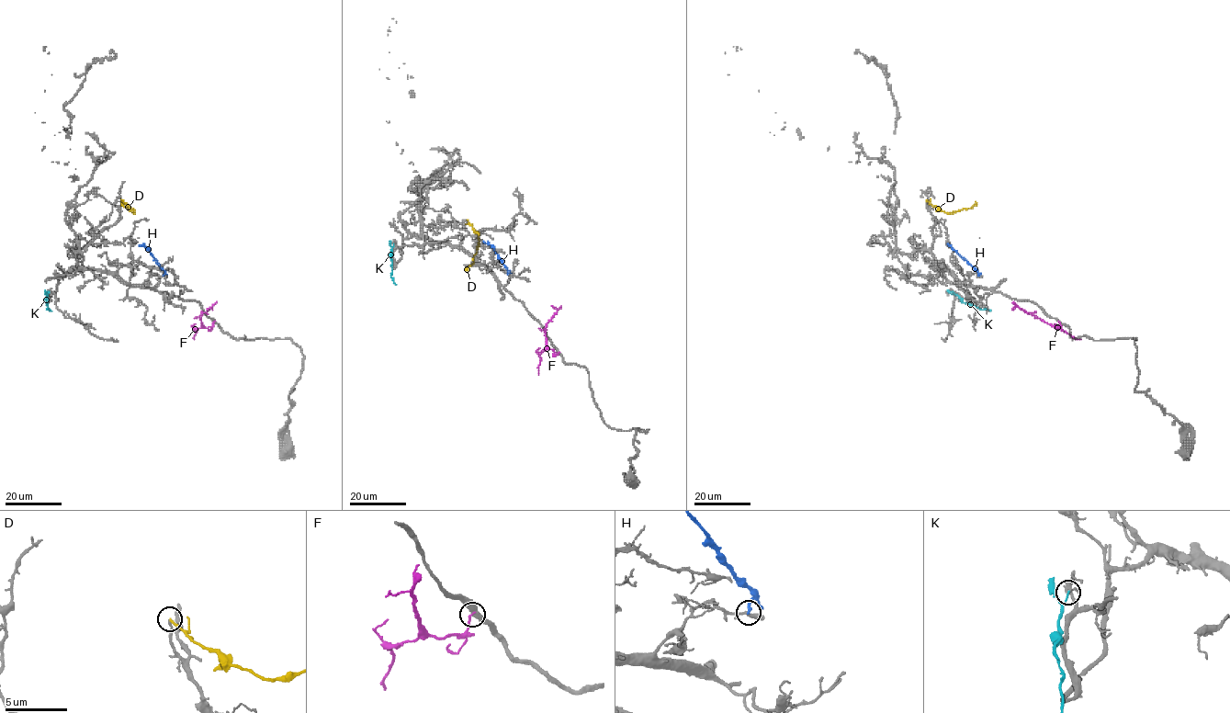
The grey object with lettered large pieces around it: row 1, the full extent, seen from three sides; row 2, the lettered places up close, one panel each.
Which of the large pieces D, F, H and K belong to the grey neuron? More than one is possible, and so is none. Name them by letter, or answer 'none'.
none

